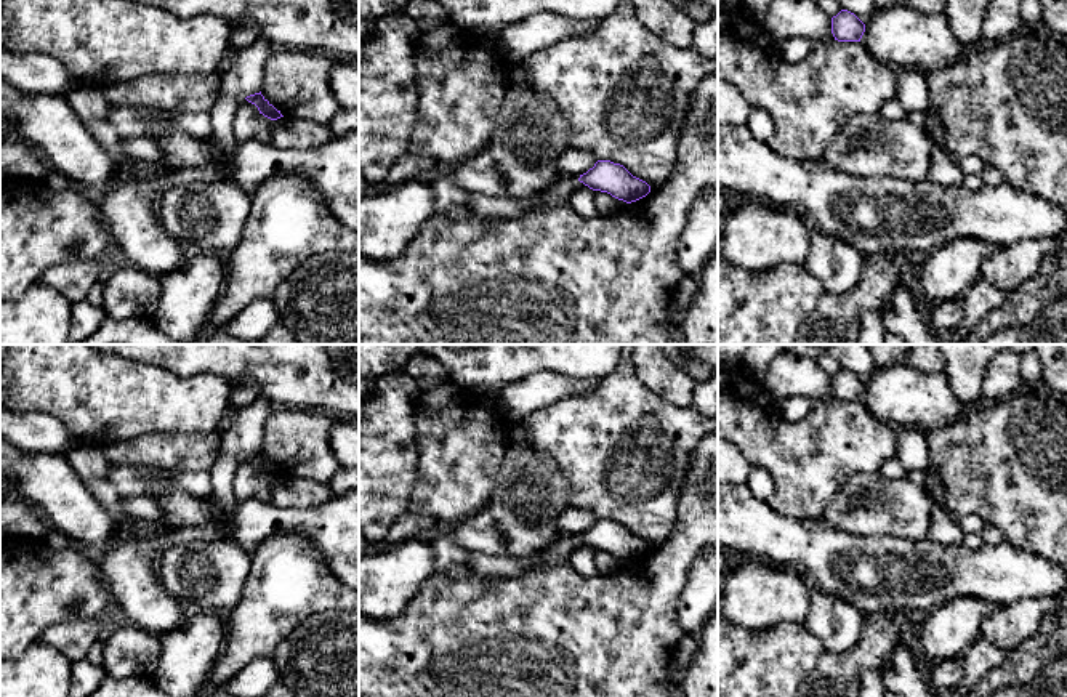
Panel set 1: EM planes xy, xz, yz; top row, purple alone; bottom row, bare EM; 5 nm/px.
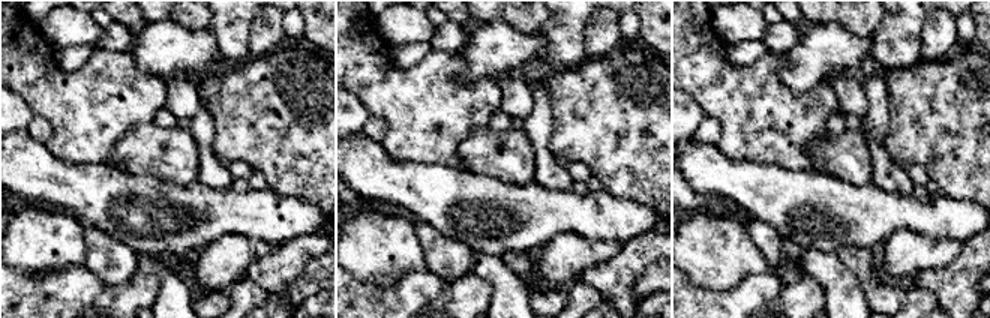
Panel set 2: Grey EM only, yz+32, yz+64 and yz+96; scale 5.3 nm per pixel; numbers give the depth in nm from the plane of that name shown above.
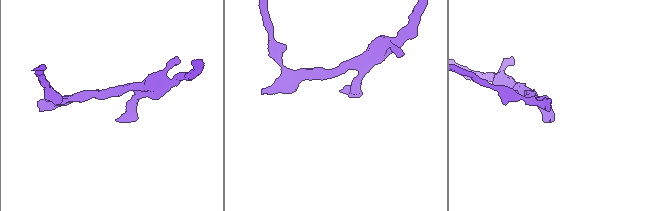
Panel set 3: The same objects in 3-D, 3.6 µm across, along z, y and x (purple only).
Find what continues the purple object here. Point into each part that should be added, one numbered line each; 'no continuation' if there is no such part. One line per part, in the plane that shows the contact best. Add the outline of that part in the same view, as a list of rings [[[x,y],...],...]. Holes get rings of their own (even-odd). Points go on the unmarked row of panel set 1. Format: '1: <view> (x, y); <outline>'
no continuation

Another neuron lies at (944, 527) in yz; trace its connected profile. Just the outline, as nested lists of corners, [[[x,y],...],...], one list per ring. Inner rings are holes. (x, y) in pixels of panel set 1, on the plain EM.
[[[934,502],[928,538],[944,545],[963,545],[964,530],[944,505]]]

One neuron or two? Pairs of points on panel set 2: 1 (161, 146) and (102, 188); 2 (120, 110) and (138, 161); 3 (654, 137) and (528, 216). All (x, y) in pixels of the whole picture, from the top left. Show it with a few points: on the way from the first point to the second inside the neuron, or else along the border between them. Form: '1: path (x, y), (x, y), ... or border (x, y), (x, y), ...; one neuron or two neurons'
1: border (104, 162), (131, 174), (150, 174), (159, 179); two neurons
2: border (152, 120), (135, 123), (116, 143), (107, 159); two neurons
3: border (603, 188), (617, 197), (630, 197), (636, 201); two neurons

